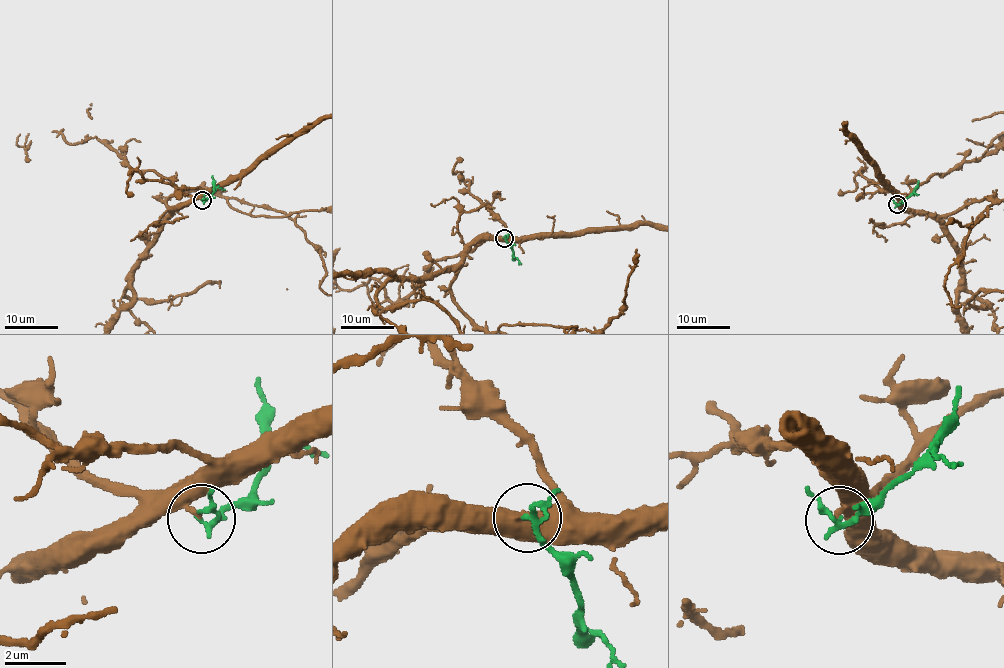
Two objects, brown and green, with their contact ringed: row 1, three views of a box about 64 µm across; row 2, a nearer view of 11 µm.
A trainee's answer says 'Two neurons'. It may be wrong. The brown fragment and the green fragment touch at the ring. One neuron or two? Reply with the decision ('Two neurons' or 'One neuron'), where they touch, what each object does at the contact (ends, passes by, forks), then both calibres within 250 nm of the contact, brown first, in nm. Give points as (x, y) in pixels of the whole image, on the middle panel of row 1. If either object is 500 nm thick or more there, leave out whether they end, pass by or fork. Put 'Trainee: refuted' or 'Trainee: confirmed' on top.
Trainee: confirmed
Two neurons. Place: (504, 238). At the ring brown ends. At the ring green passes by. Thickness 200 nm (brown) against 150 nm

